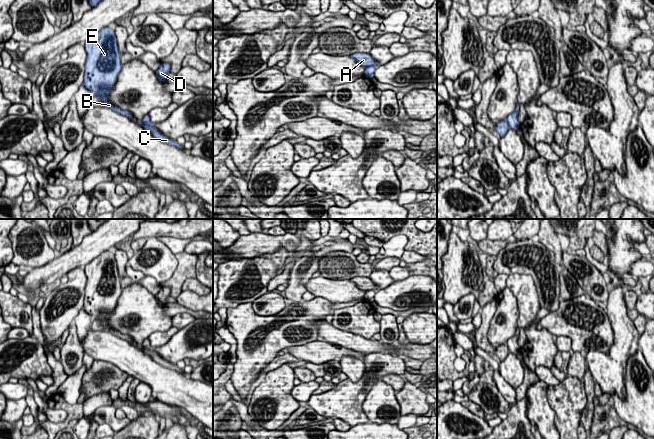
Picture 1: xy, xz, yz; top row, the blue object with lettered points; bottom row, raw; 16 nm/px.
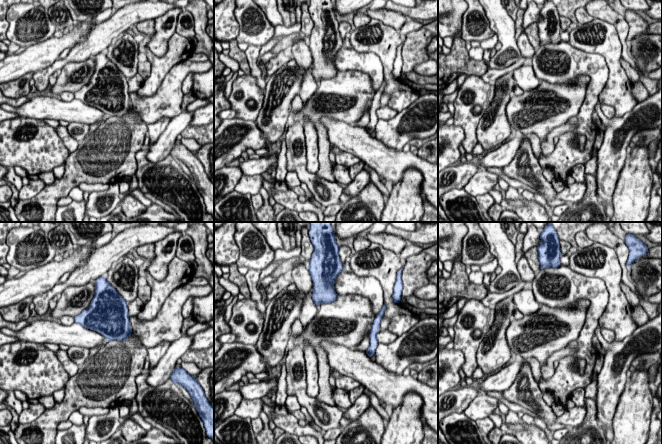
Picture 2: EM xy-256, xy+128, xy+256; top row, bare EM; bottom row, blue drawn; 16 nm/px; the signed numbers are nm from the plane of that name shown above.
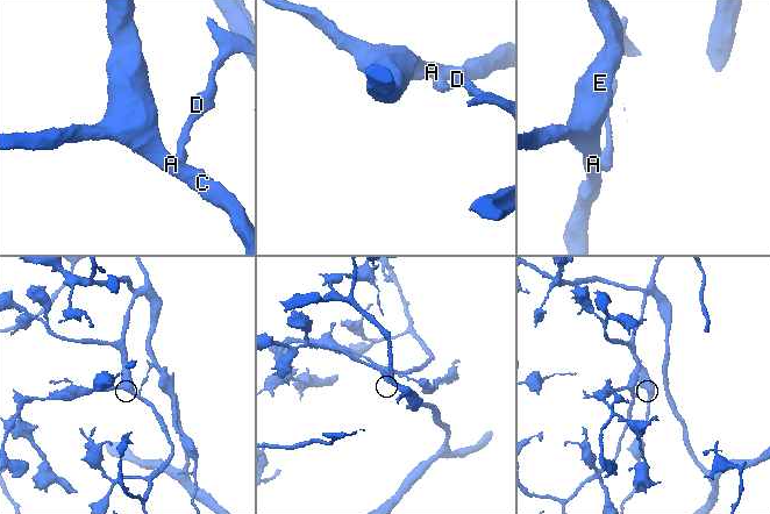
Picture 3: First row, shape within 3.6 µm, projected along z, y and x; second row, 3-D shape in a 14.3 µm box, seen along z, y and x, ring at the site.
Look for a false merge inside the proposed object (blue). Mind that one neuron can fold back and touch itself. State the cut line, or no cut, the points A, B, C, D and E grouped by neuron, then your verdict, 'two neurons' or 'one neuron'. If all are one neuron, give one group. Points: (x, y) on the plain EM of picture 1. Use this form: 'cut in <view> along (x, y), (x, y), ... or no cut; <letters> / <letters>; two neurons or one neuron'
cut in xy along (141, 346), (147, 349), (152, 348); A B C E / D; two neurons

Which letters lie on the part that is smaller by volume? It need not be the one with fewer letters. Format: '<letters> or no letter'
D

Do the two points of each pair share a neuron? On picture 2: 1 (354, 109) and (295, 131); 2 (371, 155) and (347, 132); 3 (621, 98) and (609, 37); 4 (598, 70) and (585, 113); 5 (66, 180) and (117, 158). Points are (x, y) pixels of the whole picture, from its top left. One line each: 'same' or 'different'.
1: different
2: same
3: same
4: same
5: same

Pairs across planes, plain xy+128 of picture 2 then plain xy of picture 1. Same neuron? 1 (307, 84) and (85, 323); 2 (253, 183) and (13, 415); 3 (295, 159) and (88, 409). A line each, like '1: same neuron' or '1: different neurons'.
1: same neuron
2: same neuron
3: different neurons

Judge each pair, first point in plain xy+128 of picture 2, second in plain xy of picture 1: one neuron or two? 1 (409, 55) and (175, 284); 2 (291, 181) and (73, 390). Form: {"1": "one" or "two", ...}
{"1": "one", "2": "one"}

